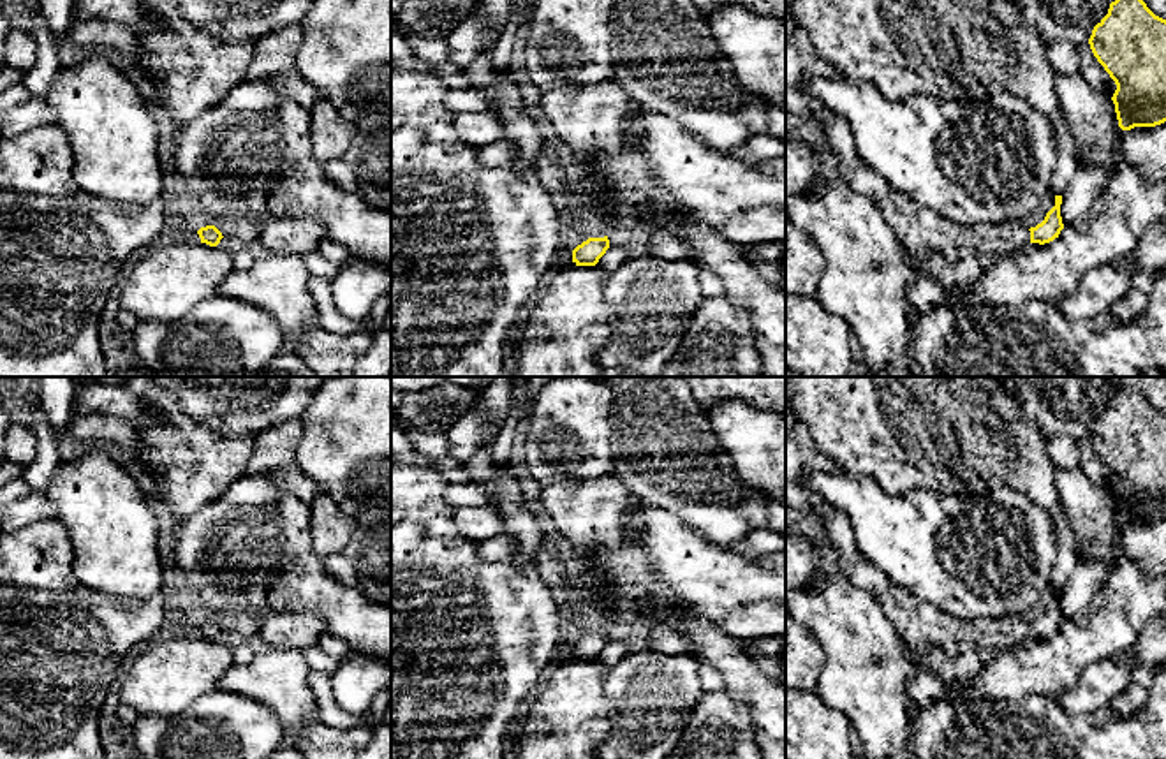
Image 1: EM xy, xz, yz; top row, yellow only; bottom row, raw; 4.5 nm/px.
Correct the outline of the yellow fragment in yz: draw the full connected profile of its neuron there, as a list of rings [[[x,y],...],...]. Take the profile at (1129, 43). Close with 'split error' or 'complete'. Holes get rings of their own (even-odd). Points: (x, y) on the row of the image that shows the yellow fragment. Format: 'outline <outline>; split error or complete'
outline [[[1115,0],[1089,39],[1097,62],[1115,81],[1111,97],[1118,127],[1155,127],[1166,122],[1166,19],[1155,16],[1143,0]]]; complete

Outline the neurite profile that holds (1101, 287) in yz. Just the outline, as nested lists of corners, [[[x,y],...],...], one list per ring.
[[[1103,264],[1090,269],[1078,287],[1053,305],[1067,319],[1090,319],[1110,308],[1133,289],[1133,275],[1127,266]]]

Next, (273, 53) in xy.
[[[299,25],[273,30],[254,41],[254,58],[248,65],[247,77],[271,77],[296,69],[296,56],[303,41]]]

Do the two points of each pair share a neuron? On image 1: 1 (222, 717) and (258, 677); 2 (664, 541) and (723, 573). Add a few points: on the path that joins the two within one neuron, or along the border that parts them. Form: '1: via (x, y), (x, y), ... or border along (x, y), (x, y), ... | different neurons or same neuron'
1: border along (217, 687), (254, 698), (277, 717) | different neurons
2: via (678, 555), (696, 573), (708, 573) | same neuron

